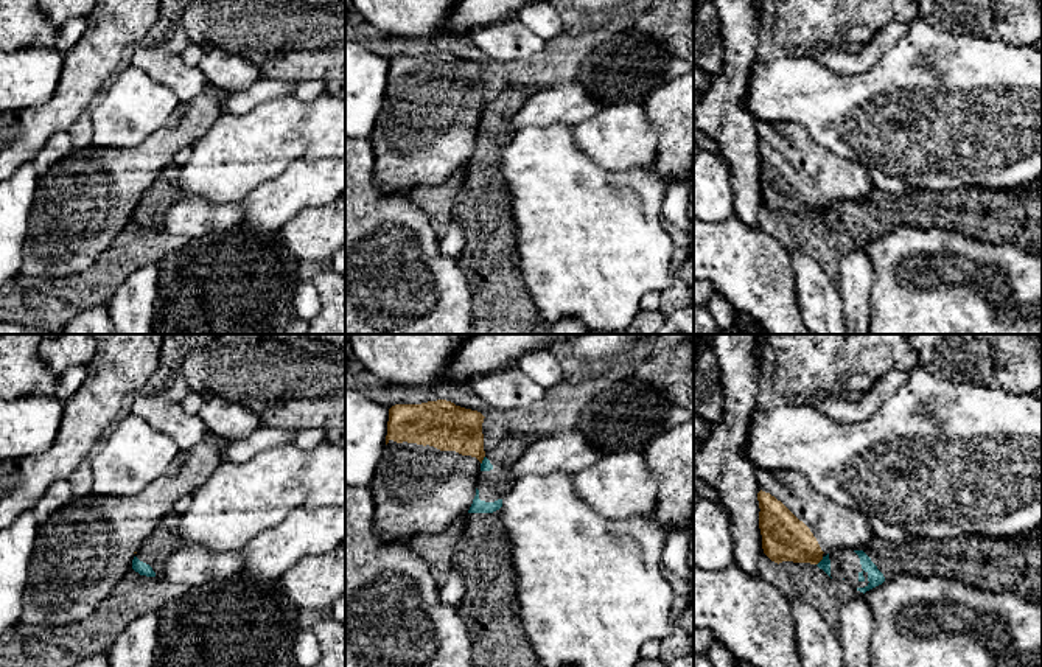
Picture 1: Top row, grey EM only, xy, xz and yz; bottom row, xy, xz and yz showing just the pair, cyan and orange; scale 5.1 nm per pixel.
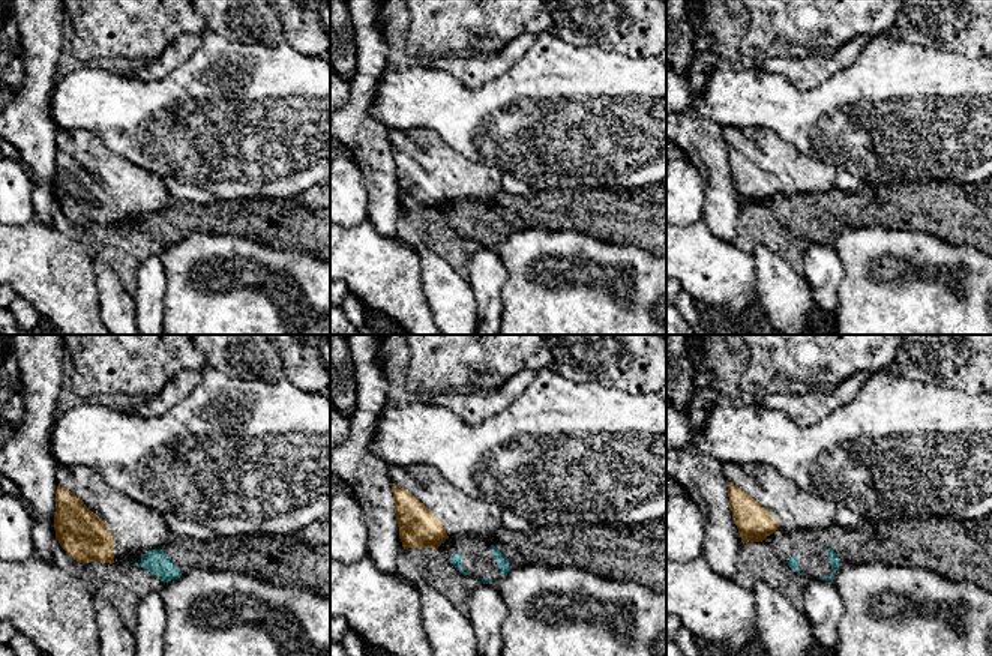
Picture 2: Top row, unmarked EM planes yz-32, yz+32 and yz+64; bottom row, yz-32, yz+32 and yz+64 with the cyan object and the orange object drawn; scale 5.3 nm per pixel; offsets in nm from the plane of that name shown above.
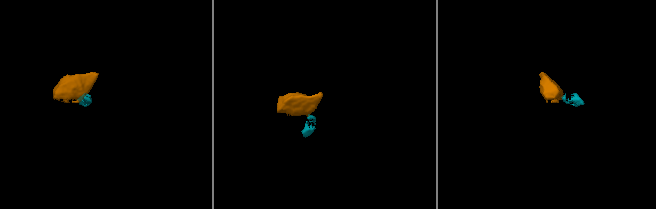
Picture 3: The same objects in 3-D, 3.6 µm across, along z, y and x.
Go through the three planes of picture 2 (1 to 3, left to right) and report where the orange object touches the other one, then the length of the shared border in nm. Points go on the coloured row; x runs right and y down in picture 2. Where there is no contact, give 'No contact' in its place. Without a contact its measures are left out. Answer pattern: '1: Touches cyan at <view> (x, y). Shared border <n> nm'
1: No contact
2: No contact
3: No contact

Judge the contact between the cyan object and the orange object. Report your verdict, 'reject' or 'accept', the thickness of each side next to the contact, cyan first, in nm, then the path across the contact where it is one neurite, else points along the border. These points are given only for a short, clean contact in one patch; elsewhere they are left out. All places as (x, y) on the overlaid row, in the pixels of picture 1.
reject; 60 nm thick on the cyan side, 240 nm on the other; border along yz (823, 557), (817, 565)

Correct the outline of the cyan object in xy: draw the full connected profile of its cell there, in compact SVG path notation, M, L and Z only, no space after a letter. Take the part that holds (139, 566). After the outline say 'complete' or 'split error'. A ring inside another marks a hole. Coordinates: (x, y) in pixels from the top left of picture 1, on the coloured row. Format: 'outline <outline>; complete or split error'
outline M157 527L138 547L132 569L140 575L160 577L166 560L180 547L180 538Z; split error

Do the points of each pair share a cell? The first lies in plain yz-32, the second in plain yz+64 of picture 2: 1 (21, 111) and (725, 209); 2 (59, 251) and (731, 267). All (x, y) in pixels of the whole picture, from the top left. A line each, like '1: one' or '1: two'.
1: one
2: one

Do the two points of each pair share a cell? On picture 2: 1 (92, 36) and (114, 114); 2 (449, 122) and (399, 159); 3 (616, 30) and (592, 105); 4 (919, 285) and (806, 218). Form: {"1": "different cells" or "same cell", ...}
{"1": "different cells", "2": "different cells", "3": "different cells", "4": "different cells"}

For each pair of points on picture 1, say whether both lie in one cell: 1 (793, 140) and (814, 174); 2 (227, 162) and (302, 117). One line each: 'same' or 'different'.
1: same
2: same

